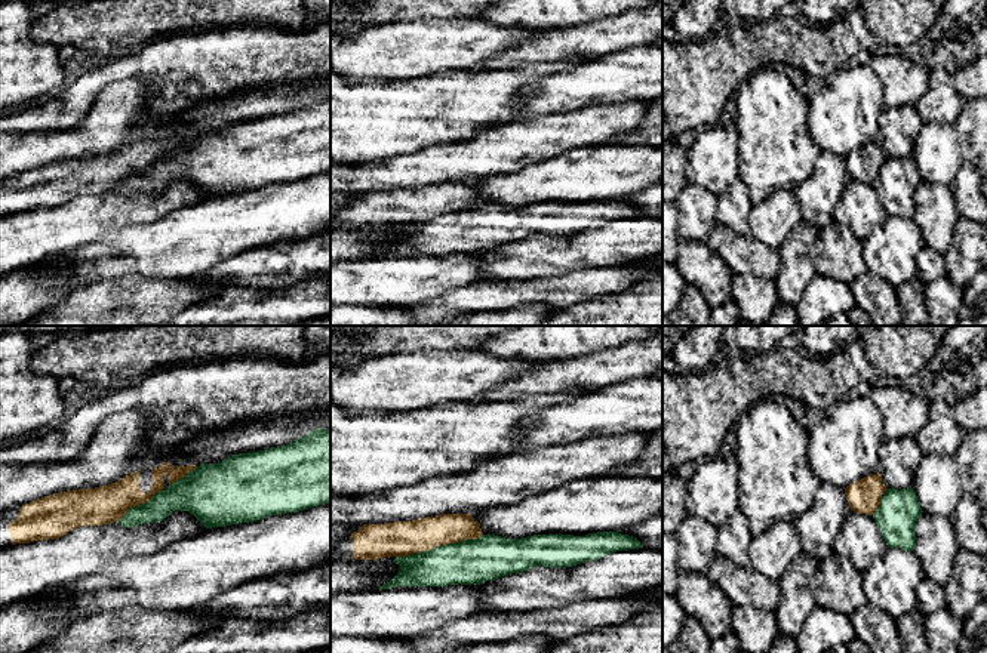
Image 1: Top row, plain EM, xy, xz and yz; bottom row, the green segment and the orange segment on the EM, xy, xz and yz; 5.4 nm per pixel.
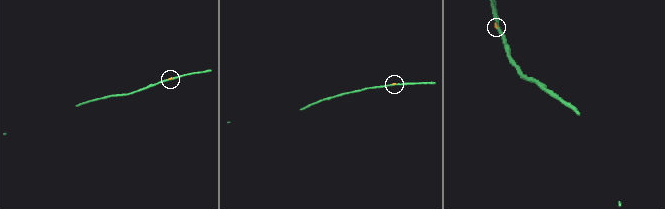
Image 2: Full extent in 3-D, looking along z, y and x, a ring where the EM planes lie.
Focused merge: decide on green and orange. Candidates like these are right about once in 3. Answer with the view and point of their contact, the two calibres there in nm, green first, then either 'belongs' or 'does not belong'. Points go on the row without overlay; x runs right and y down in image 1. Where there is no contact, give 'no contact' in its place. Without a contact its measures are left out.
contact xz (440, 213); calibres 240 and 190 nm; does not belong

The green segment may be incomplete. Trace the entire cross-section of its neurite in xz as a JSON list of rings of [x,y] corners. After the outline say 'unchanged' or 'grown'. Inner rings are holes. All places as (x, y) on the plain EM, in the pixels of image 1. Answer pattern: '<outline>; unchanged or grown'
[[[596,200],[585,204],[534,203],[505,207],[482,203],[430,219],[396,225],[402,238],[373,258],[396,255],[477,253],[501,244],[523,241],[532,235],[572,235],[597,230],[617,221],[643,216],[640,209],[618,200]]]; unchanged

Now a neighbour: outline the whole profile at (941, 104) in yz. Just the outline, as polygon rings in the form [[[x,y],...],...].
[[[941,59],[929,61],[929,87],[914,104],[923,123],[938,123],[954,126],[965,99],[957,92],[953,74],[950,74]]]

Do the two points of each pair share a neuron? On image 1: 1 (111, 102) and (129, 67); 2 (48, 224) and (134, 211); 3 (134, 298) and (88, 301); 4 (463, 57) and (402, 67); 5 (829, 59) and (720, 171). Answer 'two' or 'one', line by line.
1: two
2: one
3: one
4: one
5: two

